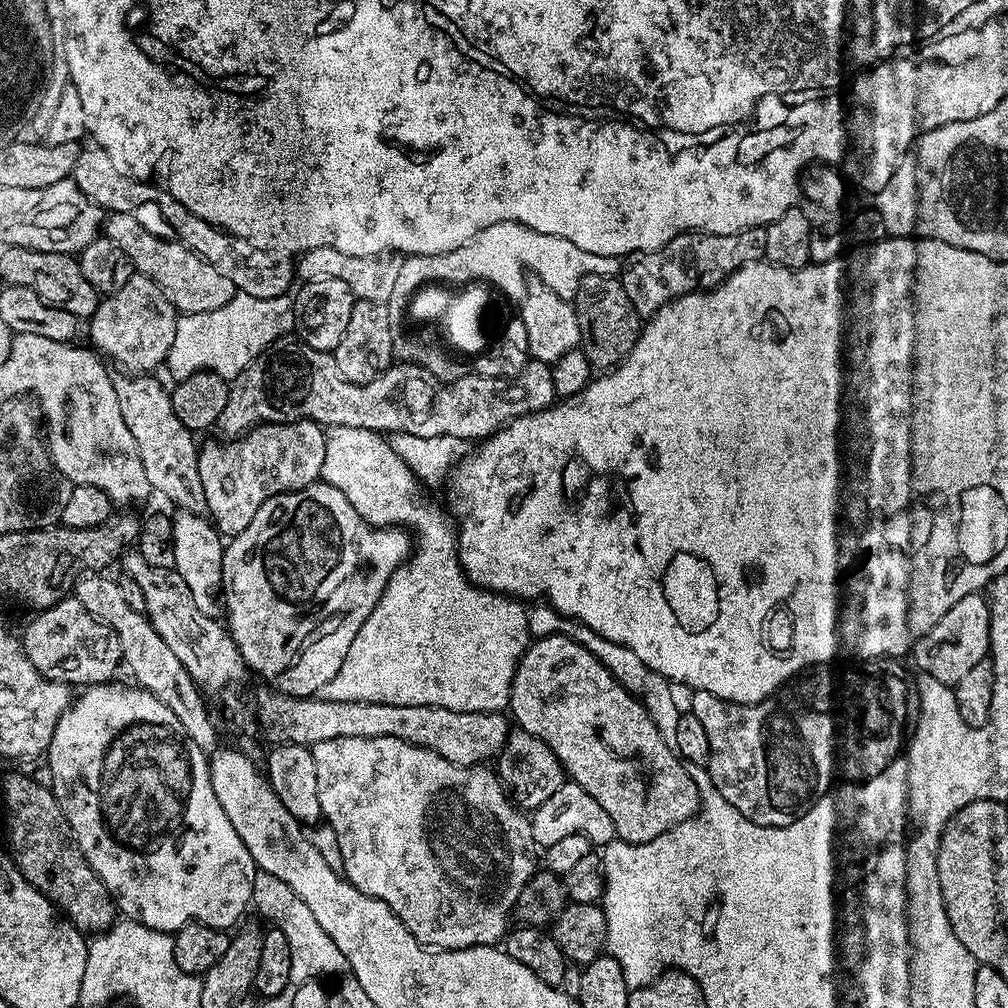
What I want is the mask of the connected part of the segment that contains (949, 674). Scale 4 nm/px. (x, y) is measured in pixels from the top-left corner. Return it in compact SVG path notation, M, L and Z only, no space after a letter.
M980 592L966 594L966 598L954 602L934 626L920 640L915 641L914 657L917 669L930 674L939 684L955 686L977 662L989 655L992 645L992 615L987 599Z

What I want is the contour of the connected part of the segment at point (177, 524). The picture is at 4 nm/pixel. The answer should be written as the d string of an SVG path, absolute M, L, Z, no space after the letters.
M180 510L175 513L172 529L174 530L174 571L190 586L190 594L194 594L194 603L202 614L213 618L219 617L222 612L222 558L224 557L225 541L216 530L211 519L204 516L195 516L190 511Z

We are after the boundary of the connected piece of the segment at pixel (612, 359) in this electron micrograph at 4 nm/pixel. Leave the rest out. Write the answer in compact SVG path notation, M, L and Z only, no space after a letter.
M587 276L582 278L574 297L580 342L586 358L596 370L615 368L628 357L640 337L642 319L620 282L614 276Z

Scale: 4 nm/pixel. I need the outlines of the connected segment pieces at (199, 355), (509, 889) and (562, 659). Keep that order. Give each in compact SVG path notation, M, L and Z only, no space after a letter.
M237 292L230 302L226 302L226 306L218 306L218 310L177 315L174 342L170 342L166 369L176 382L200 371L213 372L231 382L245 372L274 341L285 339L295 327L296 305L291 295L254 298L245 292Z
M343 736L330 738L322 746L322 799L324 802L323 819L338 834L339 849L342 850L344 863L343 875L362 894L370 894L390 906L394 914L414 934L419 944L435 946L437 949L473 948L474 946L496 946L510 931L513 908L518 902L522 888L530 882L538 871L538 845L534 842L532 821L510 799L499 775L491 767L473 766L463 768L446 762L434 750L402 742L402 738L362 738L361 736Z
M559 634L542 636L533 639L529 643L527 650L524 651L518 662L514 674L510 716L515 723L516 720L520 723L517 724L519 731L534 734L534 738L542 738L542 742L546 742L546 746L550 746L550 750L554 750L558 762L564 766L564 771L570 777L571 783L582 786L582 790L586 790L586 794L598 798L602 810L606 810L606 814L610 814L610 822L614 822L617 837L626 843L641 844L642 842L650 842L654 838L658 838L658 834L666 834L666 830L670 830L675 824L681 824L682 821L688 820L694 813L699 812L700 791L695 782L692 781L691 771L686 767L685 761L678 755L675 747L662 738L658 726L654 726L654 722L647 710L644 709L644 705L620 685L618 678L614 678L614 674L610 674L608 667L598 658L594 658L594 654L590 654L590 650L586 650L586 646L574 642L569 636Z

